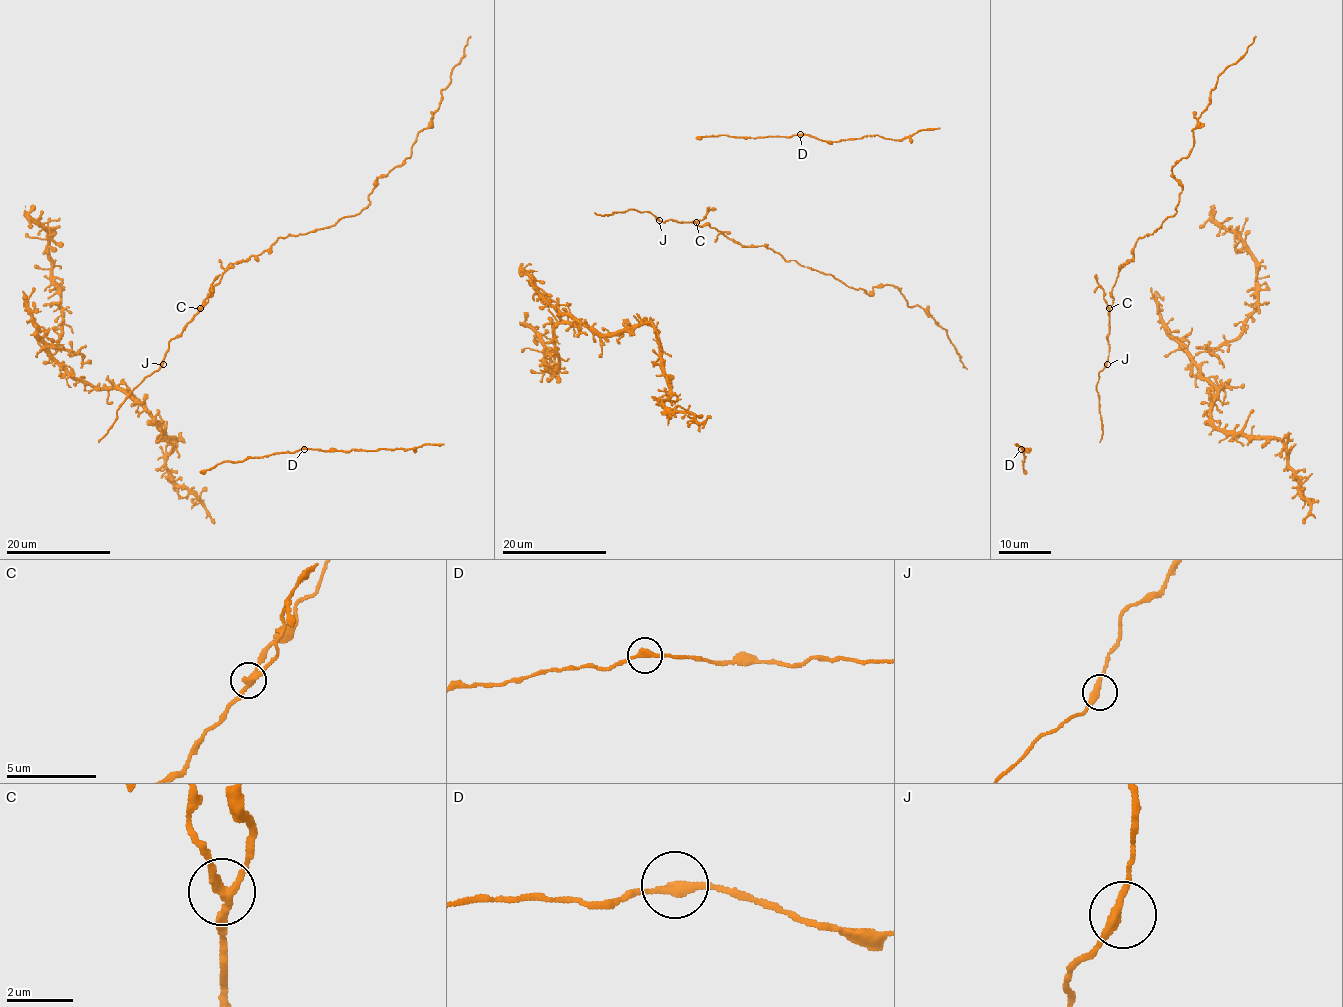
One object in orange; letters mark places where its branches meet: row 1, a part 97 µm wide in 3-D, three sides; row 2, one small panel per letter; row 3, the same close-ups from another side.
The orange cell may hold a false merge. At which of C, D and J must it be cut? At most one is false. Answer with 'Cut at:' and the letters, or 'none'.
Cut at: C

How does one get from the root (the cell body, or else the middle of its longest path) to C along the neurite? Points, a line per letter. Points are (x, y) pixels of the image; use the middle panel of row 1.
C: (656, 219), (695, 221)

